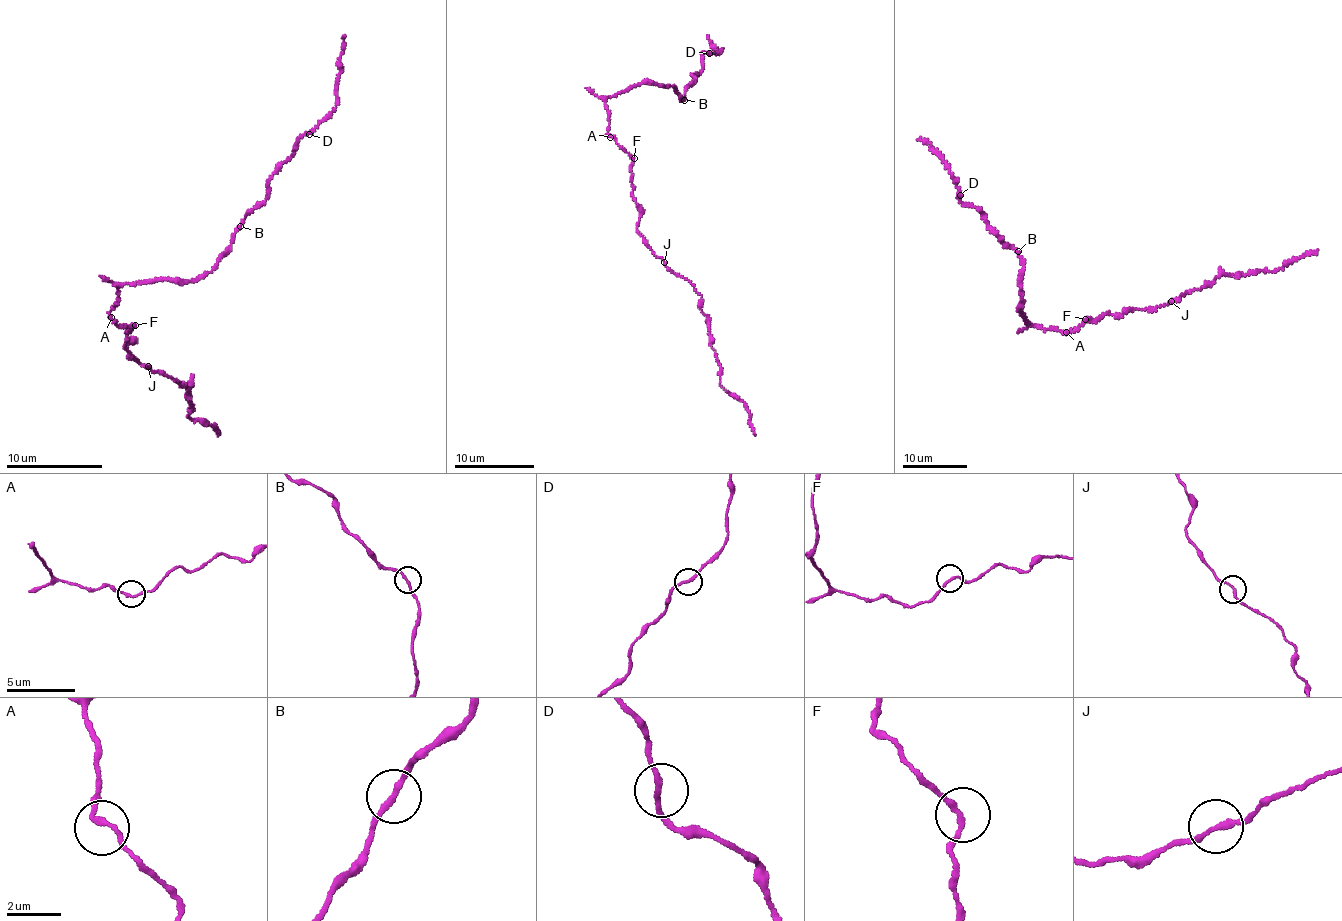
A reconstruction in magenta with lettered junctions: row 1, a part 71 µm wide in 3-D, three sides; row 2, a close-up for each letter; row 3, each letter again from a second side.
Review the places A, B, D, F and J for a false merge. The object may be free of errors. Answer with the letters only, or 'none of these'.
none of these

